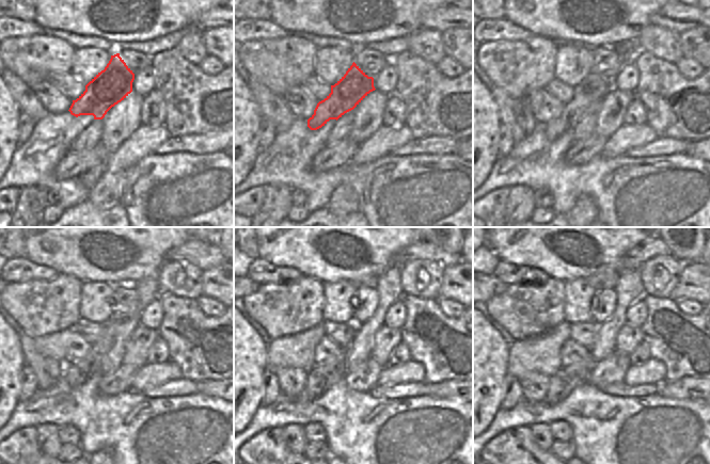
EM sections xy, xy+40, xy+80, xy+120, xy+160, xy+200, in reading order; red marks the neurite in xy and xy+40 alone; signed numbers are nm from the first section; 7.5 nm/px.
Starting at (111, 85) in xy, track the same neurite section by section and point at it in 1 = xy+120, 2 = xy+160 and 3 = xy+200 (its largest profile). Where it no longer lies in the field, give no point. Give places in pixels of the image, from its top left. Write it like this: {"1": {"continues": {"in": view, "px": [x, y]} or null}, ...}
{"1": {"continues": {"in": "xy+120", "px": [75, 374]}}, "2": {"continues": {"in": "xy+160", "px": [319, 379]}}, "3": {"continues": {"in": "xy+200", "px": [563, 383]}}}

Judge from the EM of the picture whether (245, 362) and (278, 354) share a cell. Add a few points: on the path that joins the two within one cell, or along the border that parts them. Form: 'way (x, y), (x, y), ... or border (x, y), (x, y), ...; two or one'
border (266, 346), (267, 368); two

